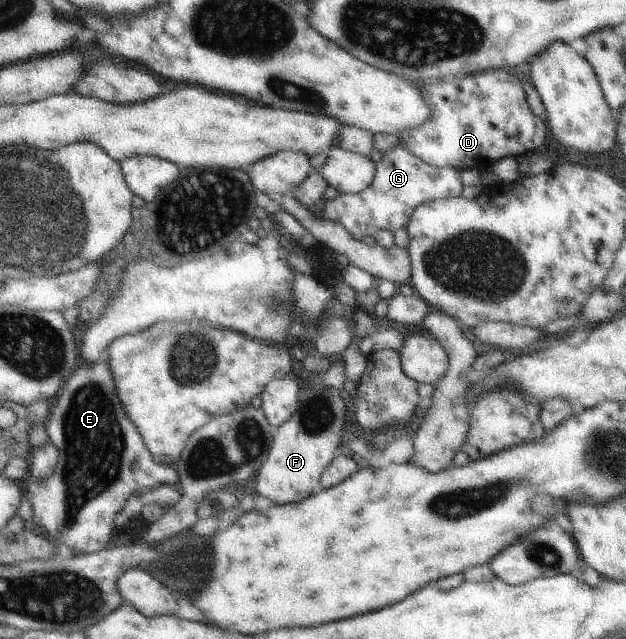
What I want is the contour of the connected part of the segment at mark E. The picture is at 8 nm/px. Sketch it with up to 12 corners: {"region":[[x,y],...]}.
{"region":[[79,364],[51,405],[59,458],[27,478],[61,555],[102,551],[132,494],[179,485],[118,398]]}

